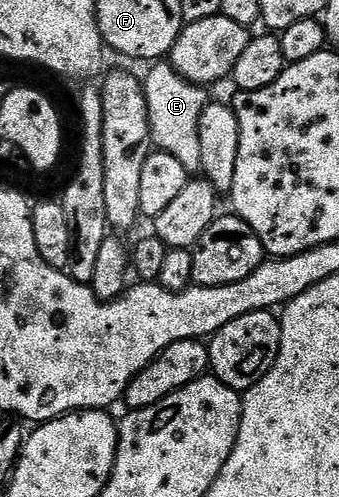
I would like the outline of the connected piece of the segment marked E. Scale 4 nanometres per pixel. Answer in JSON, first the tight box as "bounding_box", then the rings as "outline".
{"bounding_box":[144,63,208,174],"outline":[[[168,63],[155,64],[151,69],[154,70],[144,77],[146,106],[150,120],[150,141],[158,144],[155,146],[161,152],[176,155],[176,159],[184,163],[184,167],[190,174],[201,174],[198,124],[208,104],[207,90],[201,85],[193,85],[191,81],[184,80]]]}

